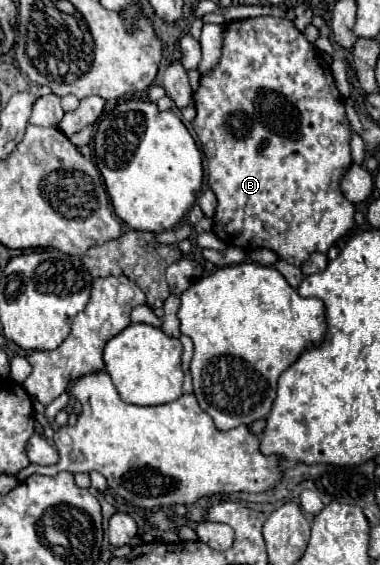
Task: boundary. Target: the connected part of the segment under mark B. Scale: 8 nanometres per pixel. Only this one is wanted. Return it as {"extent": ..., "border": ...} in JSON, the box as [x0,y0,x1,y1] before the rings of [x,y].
{"extent":[191,17,355,267],"border":[[[255,17],[255,19],[229,23],[227,29],[225,29],[221,59],[219,59],[215,69],[201,75],[199,87],[193,93],[193,101],[195,101],[197,115],[195,115],[191,125],[193,125],[193,129],[199,137],[201,151],[209,161],[207,185],[217,197],[213,231],[225,245],[241,247],[241,249],[265,247],[265,249],[275,251],[281,259],[289,261],[291,265],[299,267],[311,253],[315,253],[315,251],[317,253],[327,253],[327,249],[353,227],[353,213],[355,213],[353,203],[343,197],[341,187],[339,187],[341,177],[345,175],[345,171],[351,165],[349,141],[351,141],[353,133],[351,133],[351,127],[349,127],[349,121],[347,121],[345,103],[343,103],[341,93],[337,91],[337,85],[335,85],[335,79],[333,79],[331,71],[327,71],[327,77],[325,77],[325,67],[321,65],[319,51],[305,39],[305,35],[289,19],[283,19],[283,17]]]}

